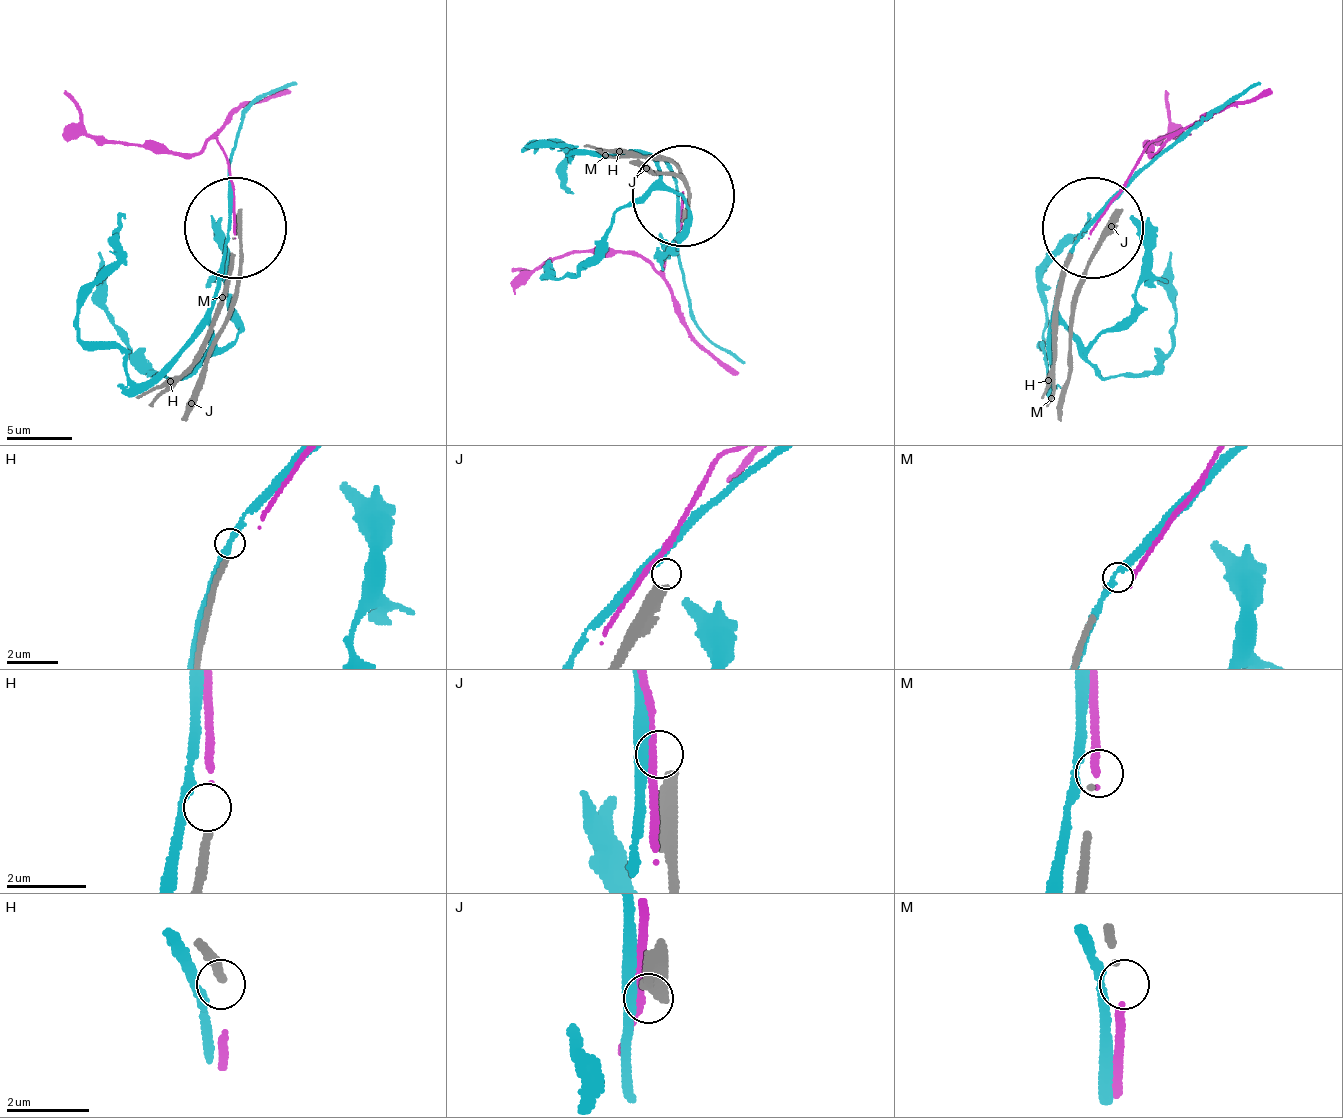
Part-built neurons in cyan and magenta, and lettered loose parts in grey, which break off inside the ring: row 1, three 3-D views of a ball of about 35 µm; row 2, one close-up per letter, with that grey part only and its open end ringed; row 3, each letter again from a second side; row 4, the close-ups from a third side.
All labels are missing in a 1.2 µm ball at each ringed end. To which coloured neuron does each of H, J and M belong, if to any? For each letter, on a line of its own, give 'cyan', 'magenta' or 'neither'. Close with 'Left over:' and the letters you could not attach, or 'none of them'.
H: neither
J: neither
M: neither
Left over: H, J, M

